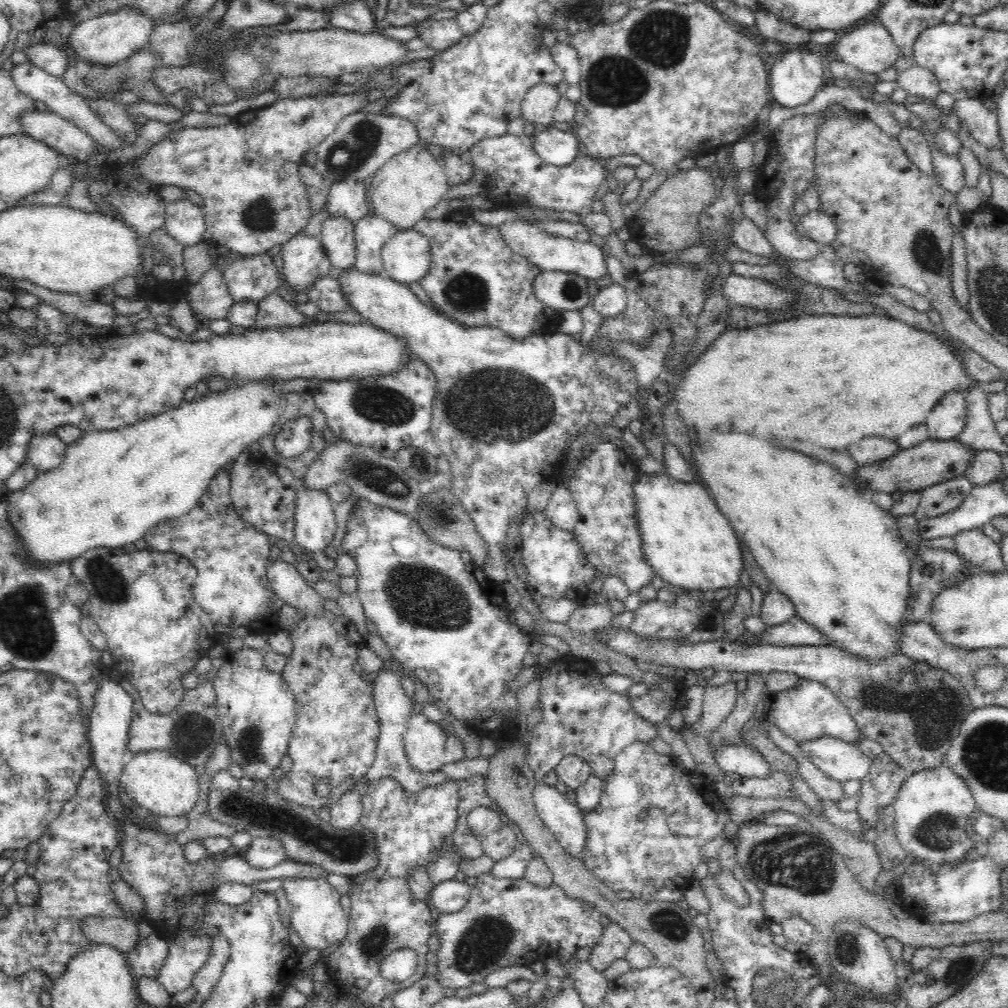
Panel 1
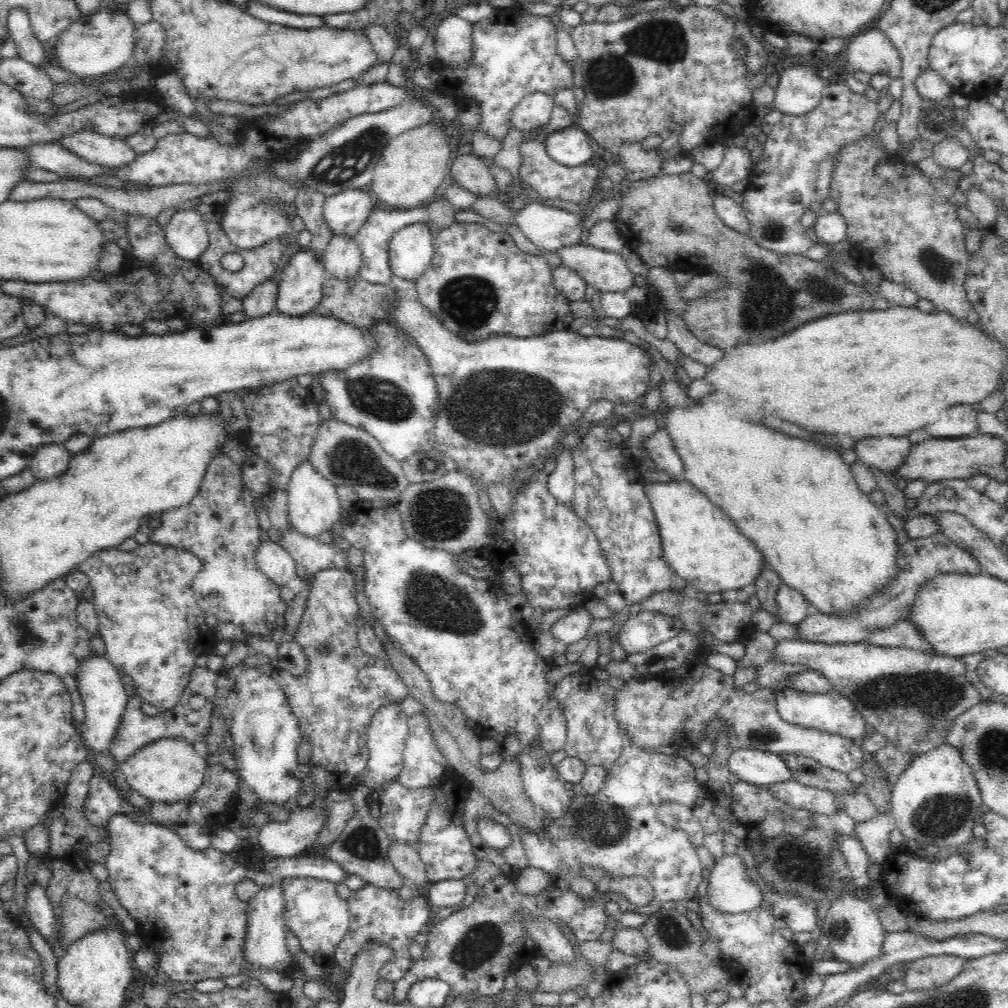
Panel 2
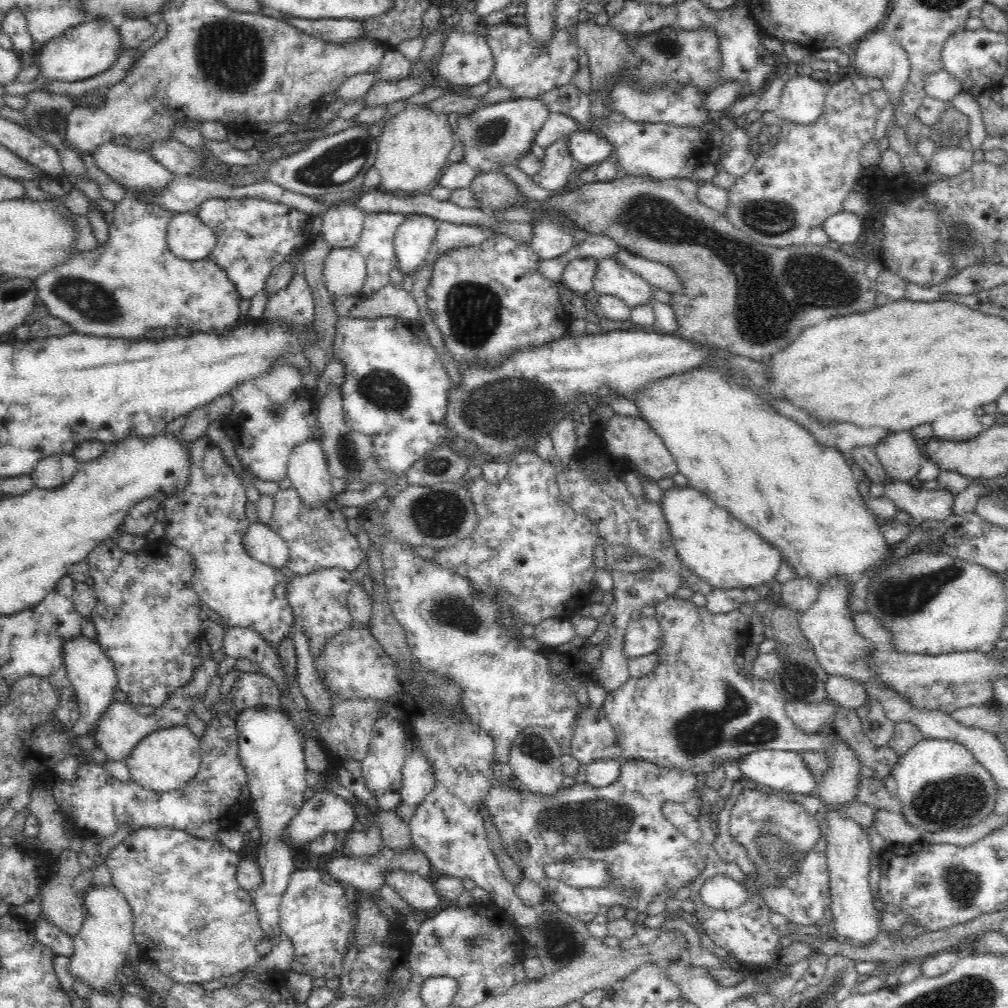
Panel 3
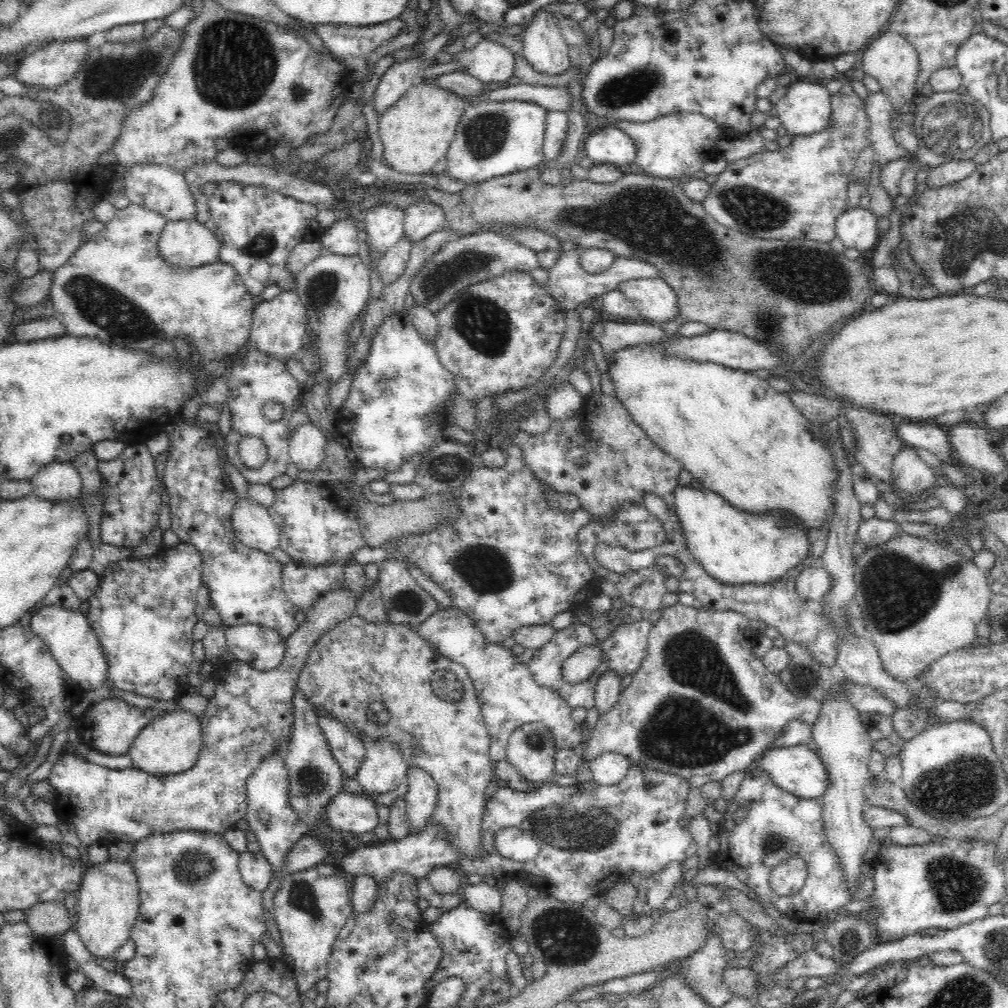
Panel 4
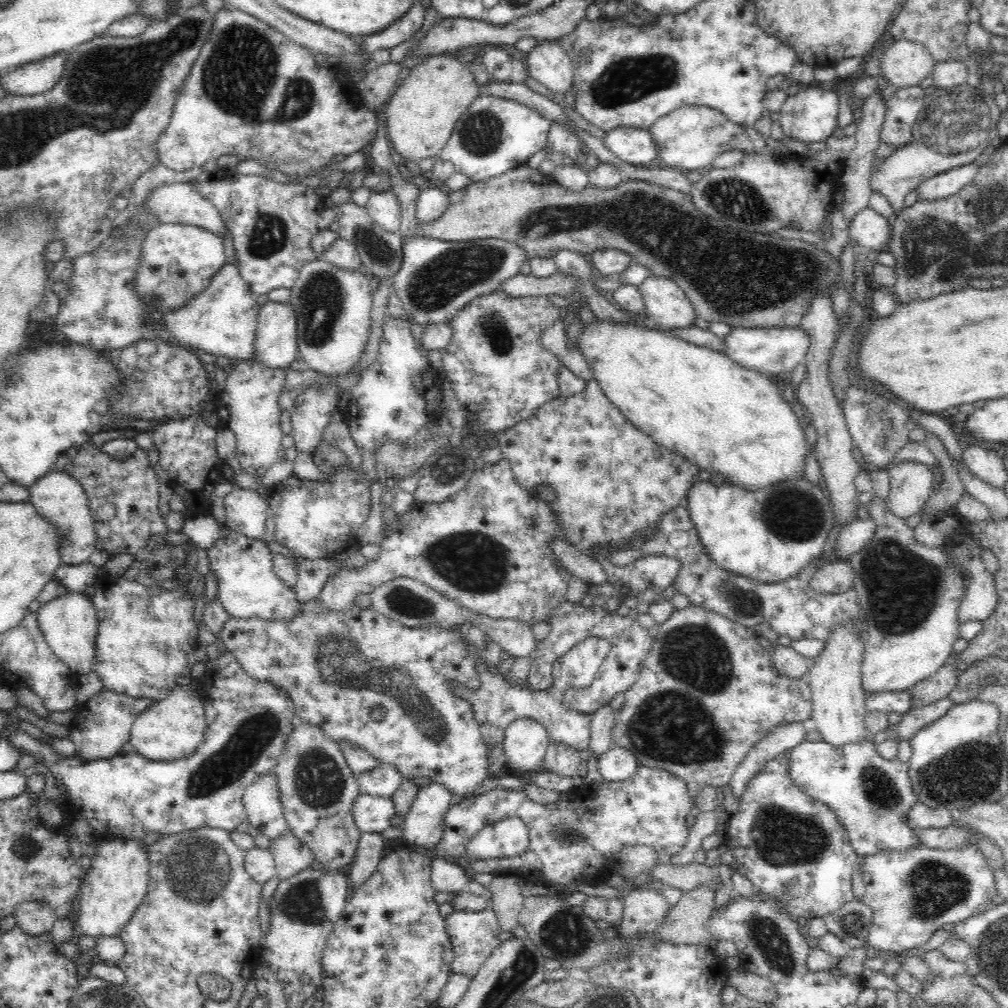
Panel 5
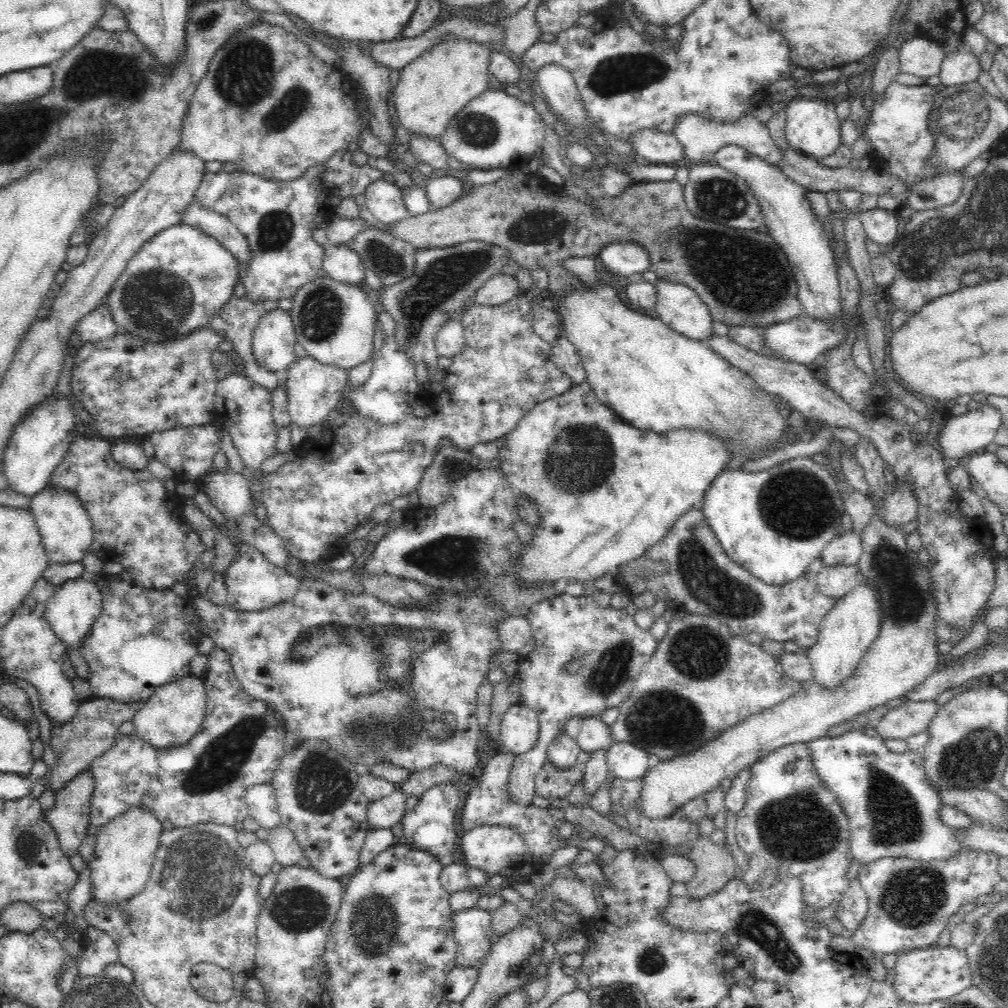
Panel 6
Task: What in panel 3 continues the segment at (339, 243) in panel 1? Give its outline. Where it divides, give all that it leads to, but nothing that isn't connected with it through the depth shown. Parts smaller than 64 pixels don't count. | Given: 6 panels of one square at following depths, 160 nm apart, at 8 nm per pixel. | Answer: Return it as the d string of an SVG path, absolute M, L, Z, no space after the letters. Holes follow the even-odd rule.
M334 247L326 257L323 273L332 297L354 296L361 291L366 278L365 258L354 247Z

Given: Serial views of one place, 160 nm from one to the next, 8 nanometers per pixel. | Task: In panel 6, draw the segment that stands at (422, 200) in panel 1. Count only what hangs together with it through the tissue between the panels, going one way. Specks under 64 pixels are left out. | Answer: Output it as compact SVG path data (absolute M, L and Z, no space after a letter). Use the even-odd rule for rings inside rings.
M448 38L401 68L399 81L392 87L392 100L399 125L406 129L410 136L422 135L439 140L450 120L461 112L470 100L490 88L492 80L488 70L488 58L492 52L490 44Z

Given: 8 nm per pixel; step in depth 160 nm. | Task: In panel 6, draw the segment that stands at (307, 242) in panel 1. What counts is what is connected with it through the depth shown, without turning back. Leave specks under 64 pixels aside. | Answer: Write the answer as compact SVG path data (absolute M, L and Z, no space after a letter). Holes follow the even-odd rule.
M278 307L262 312L252 333L254 358L271 373L283 373L296 360L295 326L288 310Z

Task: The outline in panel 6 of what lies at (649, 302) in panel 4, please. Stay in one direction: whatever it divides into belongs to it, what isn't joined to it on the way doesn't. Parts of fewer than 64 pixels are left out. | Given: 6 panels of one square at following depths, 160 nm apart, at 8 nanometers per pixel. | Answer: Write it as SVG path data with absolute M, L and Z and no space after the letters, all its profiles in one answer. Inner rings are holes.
M662 278L652 285L656 287L654 310L662 323L698 341L704 341L713 334L710 311L694 289Z

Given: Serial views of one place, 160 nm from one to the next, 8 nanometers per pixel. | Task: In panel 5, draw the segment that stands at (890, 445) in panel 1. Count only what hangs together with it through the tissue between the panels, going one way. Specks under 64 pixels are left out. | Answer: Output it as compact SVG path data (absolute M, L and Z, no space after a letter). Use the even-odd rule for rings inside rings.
M915 461L897 463L887 471L890 476L888 501L891 512L902 519L920 514L933 492L933 482L938 472Z

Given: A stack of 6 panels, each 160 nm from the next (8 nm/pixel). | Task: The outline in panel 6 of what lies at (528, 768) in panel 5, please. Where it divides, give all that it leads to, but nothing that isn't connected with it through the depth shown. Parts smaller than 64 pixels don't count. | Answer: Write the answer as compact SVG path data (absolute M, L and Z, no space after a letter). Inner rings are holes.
M526 705L511 706L501 722L500 748L514 756L528 752L538 739L537 712Z

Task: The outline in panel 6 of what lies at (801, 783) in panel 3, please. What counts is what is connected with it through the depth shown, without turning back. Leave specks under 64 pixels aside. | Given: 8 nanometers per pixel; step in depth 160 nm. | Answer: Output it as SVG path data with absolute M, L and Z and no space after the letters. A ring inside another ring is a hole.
M874 728L853 730L836 738L821 737L806 743L810 749L812 767L816 769L818 779L834 793L836 801L844 811L850 824L848 836L853 858L862 865L886 856L908 857L914 860L948 860L952 854L964 850L956 841L954 832L938 819L938 810L942 806L941 797L934 785L928 783L928 777L922 767L920 751L896 753L890 751Z

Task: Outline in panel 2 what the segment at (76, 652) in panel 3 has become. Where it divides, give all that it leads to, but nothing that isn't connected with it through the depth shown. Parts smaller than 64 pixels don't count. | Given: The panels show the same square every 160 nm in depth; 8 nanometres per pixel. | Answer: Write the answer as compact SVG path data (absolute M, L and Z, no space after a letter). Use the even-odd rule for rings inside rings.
M94 652L80 665L77 683L86 712L84 722L78 725L83 743L95 754L109 752L129 699L120 681L118 669L105 656L99 656Z

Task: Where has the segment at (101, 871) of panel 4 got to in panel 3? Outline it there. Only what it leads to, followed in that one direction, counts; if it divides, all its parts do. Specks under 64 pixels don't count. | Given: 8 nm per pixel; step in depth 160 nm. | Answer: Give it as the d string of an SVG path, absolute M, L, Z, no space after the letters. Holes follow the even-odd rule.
M112 883L94 888L90 885L82 893L87 915L82 929L72 937L73 954L69 957L68 971L74 981L79 979L90 987L91 992L111 994L119 972L130 969L128 951L133 939L132 911L124 895Z

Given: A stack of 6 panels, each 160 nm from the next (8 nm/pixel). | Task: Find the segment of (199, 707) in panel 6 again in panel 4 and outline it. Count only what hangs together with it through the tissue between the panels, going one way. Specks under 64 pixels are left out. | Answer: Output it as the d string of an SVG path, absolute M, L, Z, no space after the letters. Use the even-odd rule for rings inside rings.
M184 709L177 712L166 711L147 725L129 748L131 767L150 775L165 777L190 770L195 765L203 744L200 721L194 714Z

